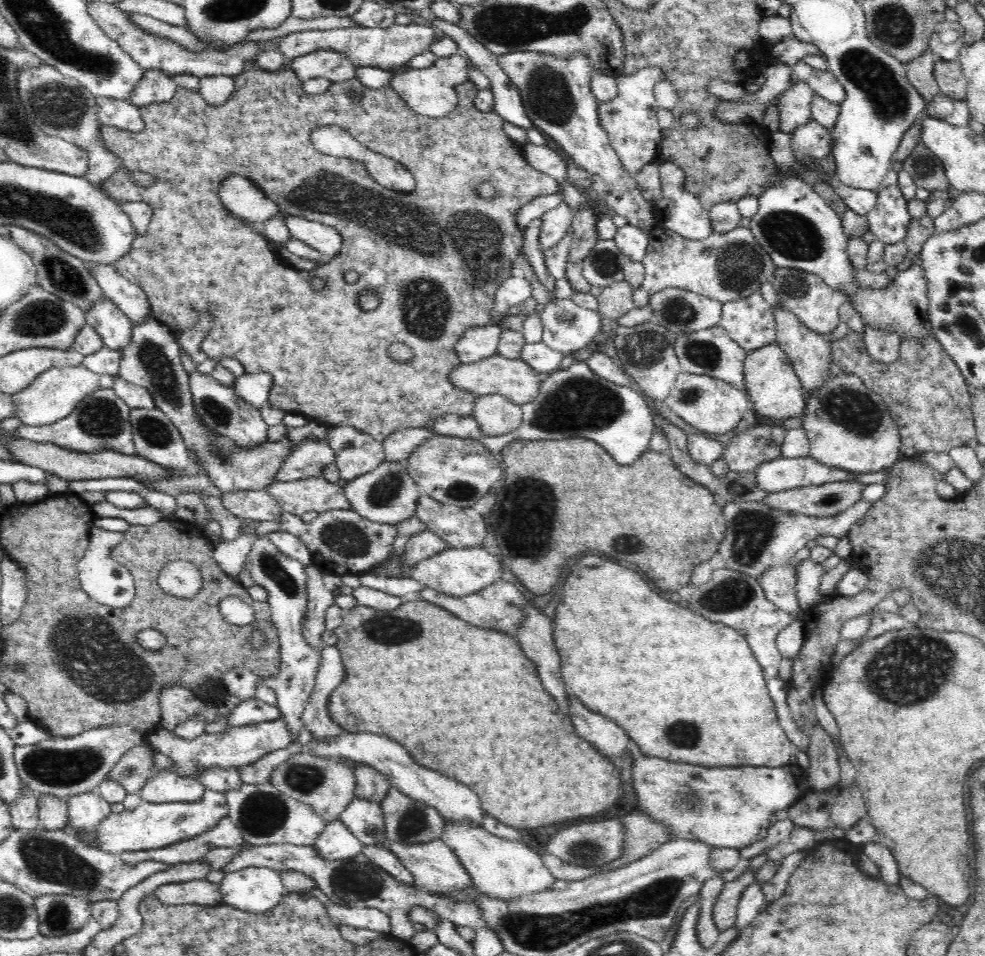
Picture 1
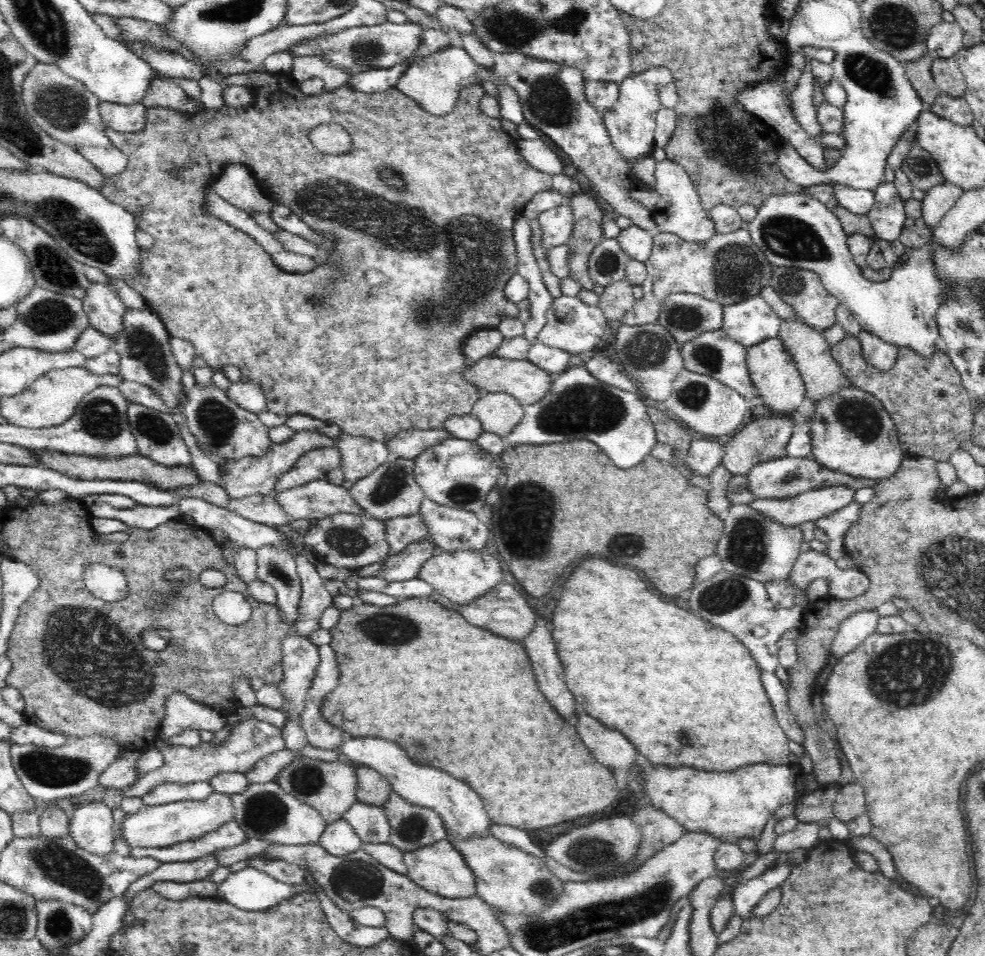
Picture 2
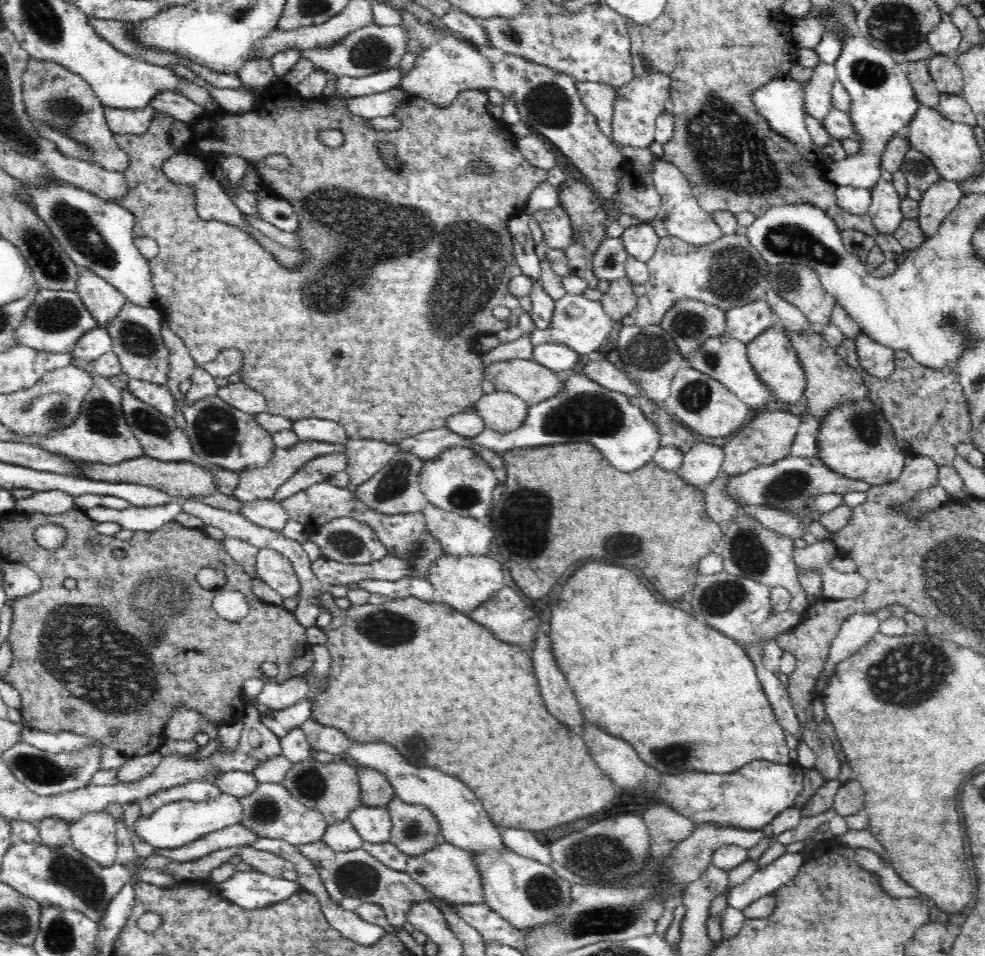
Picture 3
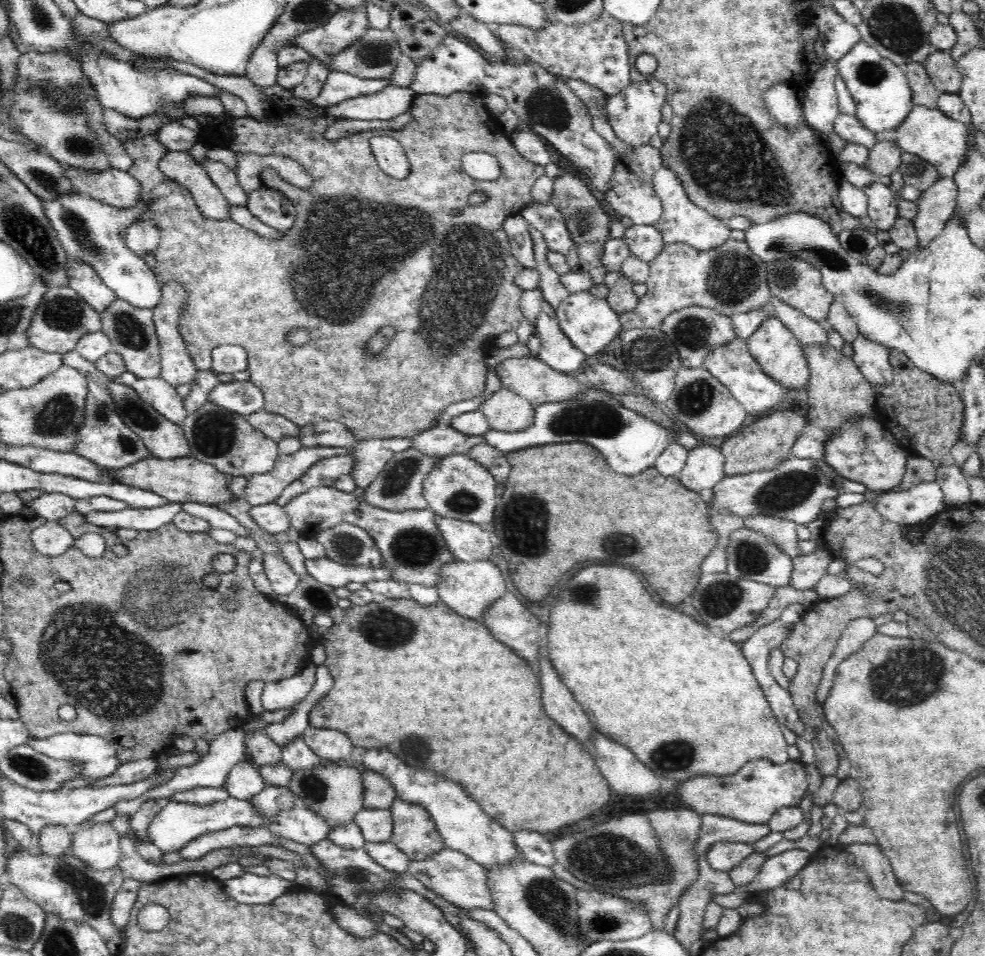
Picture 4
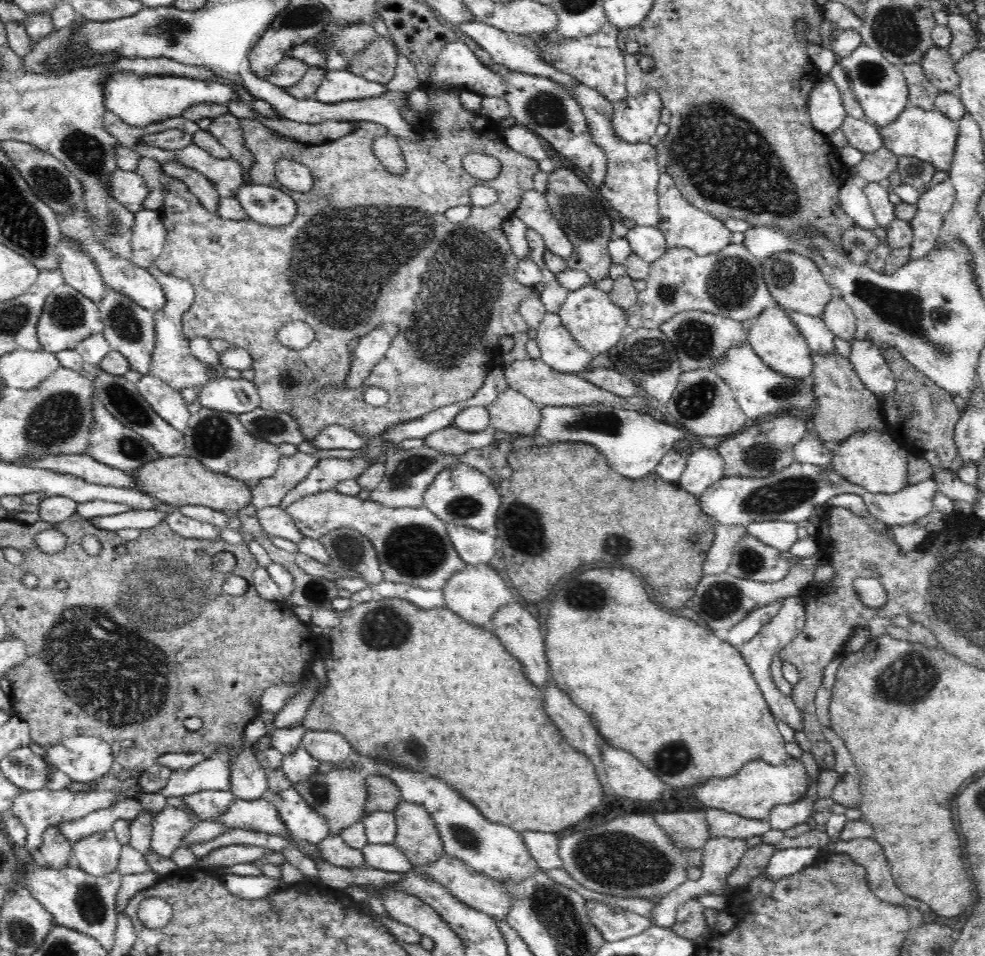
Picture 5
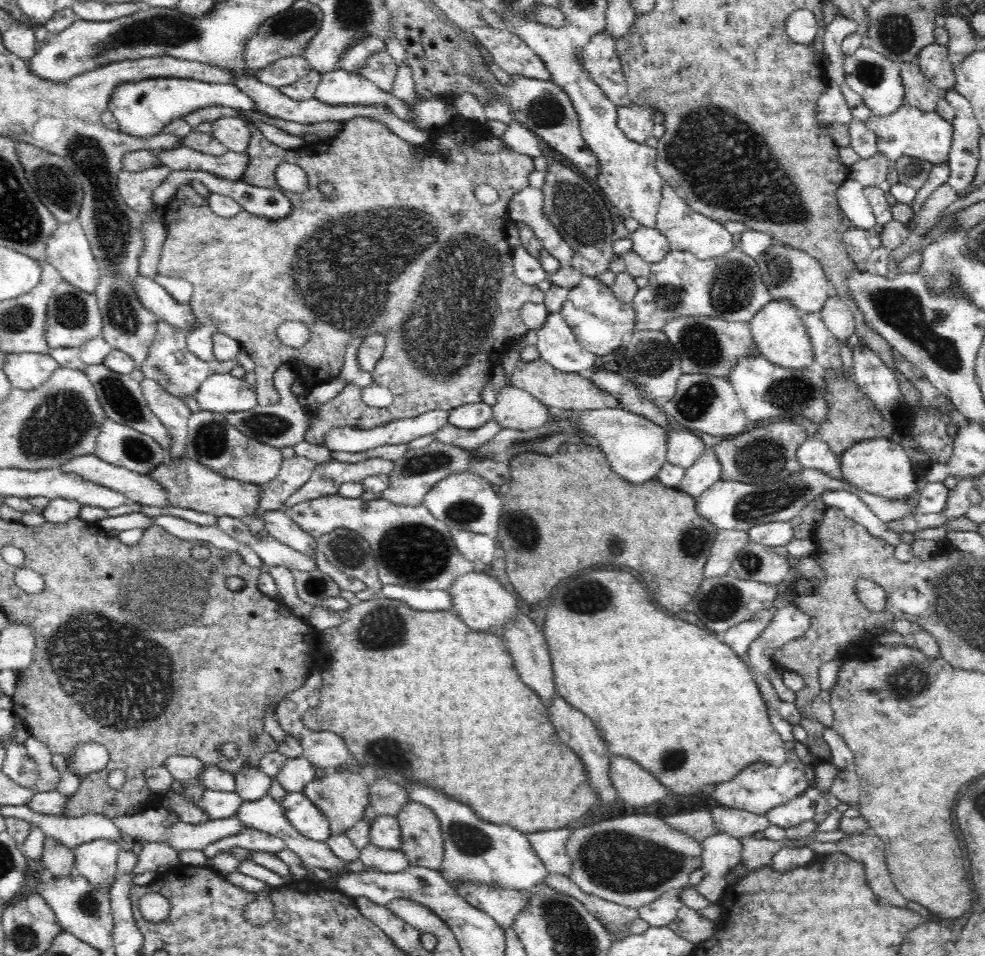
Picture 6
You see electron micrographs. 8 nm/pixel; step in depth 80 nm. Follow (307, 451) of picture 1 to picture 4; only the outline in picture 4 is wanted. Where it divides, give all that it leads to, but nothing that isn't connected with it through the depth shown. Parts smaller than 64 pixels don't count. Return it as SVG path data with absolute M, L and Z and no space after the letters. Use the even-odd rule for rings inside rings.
M350 455L322 458L314 466L308 468L304 476L300 476L290 486L286 486L276 502L284 507L290 500L312 488L333 486L340 476L350 475L352 470L354 470L354 457Z

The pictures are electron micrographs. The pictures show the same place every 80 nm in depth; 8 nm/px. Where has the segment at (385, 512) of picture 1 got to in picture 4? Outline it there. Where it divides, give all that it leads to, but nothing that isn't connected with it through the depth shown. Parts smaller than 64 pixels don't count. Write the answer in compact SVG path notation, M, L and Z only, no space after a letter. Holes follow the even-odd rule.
M414 447L393 454L392 458L386 463L384 470L378 474L378 478L364 490L361 498L366 499L366 502L372 504L372 506L396 512L428 509L428 501L423 495L423 484L426 476L434 468L437 468L439 460L438 457L421 453Z

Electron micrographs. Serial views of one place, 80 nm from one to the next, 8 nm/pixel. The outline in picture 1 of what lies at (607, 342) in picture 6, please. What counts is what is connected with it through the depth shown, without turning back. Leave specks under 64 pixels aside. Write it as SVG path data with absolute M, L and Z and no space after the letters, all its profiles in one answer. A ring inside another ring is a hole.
M571 298L552 300L539 310L543 322L541 342L565 356L586 348L602 331L602 316L582 308Z

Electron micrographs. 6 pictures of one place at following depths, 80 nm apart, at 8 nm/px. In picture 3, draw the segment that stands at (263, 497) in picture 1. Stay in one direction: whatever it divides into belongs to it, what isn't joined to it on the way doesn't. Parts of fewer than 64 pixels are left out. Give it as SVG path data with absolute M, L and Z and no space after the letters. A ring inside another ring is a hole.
M272 498L243 503L240 514L250 522L270 530L282 530L289 520L284 507Z

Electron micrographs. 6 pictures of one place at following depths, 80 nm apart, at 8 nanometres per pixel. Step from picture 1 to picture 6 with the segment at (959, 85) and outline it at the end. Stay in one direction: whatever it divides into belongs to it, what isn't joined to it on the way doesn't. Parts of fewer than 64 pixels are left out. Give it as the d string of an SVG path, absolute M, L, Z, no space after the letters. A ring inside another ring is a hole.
M936 42L924 46L917 54L916 63L926 79L941 90L951 89L956 84L953 64L947 55L947 45Z

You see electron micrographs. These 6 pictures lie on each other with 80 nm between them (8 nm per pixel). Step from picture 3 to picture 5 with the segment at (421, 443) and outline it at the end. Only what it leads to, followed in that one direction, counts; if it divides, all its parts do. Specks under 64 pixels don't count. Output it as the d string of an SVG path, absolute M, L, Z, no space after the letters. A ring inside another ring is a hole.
M450 425L442 430L436 430L424 438L424 445L444 454L460 455L470 448L484 448L494 441L495 428L488 425L480 432L464 431L456 425Z

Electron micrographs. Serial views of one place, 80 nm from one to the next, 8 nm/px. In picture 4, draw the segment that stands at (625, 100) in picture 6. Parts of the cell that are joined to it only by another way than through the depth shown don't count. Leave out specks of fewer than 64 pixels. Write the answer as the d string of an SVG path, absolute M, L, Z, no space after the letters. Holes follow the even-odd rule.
M607 13L579 27L567 27L560 21L549 21L544 28L532 30L518 24L493 27L500 41L513 52L523 54L535 66L558 76L577 79L595 86L608 97L620 94L631 84L629 50L624 38L623 23Z

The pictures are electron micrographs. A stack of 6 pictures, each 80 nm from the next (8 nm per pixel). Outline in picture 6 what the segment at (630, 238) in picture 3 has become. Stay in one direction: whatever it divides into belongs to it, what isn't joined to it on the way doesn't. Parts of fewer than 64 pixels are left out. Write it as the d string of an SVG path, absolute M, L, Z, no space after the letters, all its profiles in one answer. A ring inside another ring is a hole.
M640 226L629 236L632 239L633 251L649 264L662 262L671 251L668 237L665 237L656 227Z

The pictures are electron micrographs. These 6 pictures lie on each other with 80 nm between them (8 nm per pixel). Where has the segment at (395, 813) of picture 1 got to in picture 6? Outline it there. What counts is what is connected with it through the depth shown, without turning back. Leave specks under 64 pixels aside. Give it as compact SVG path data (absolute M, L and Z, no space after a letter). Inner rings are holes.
M411 801L396 818L402 831L400 848L410 864L438 871L443 861L444 837L436 814L428 806Z

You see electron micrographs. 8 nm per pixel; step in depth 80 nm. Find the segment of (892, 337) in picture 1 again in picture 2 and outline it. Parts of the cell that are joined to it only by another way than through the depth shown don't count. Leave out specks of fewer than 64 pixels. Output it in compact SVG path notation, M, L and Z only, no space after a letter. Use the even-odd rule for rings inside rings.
M861 331L858 335L863 359L878 370L890 370L897 361L898 346L888 344L878 337Z

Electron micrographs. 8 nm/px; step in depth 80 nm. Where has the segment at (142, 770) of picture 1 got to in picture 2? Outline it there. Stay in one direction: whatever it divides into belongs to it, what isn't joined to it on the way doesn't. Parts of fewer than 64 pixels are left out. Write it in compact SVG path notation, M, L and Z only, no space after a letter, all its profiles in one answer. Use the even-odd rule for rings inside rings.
M125 751L125 758L118 759L110 764L98 778L98 785L110 787L110 789L124 789L134 786L142 773L136 769L136 760L142 756L144 751Z

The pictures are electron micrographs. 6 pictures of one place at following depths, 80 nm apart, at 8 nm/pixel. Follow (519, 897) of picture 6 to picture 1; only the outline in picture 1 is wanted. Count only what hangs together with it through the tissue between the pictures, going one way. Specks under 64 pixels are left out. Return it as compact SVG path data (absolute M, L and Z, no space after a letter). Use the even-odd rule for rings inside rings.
M441 838L430 842L416 844L404 844L403 842L382 842L384 847L388 847L390 852L404 863L404 866L411 872L414 883L419 889L437 894L452 894L452 892L466 891L473 886L470 874L448 846Z

